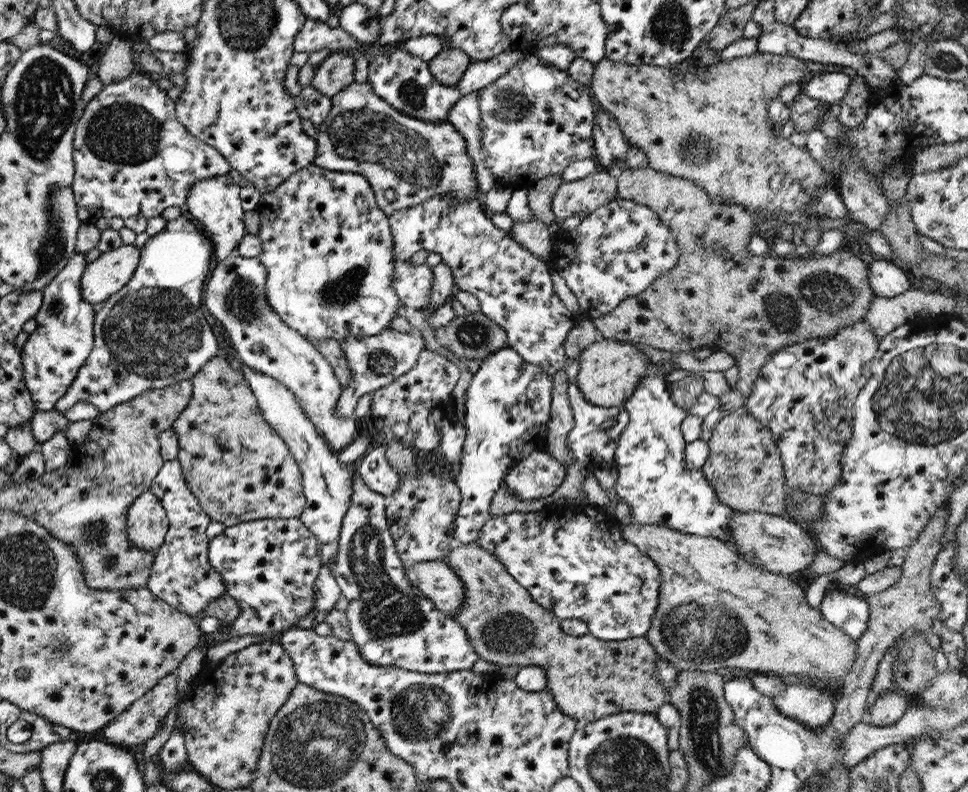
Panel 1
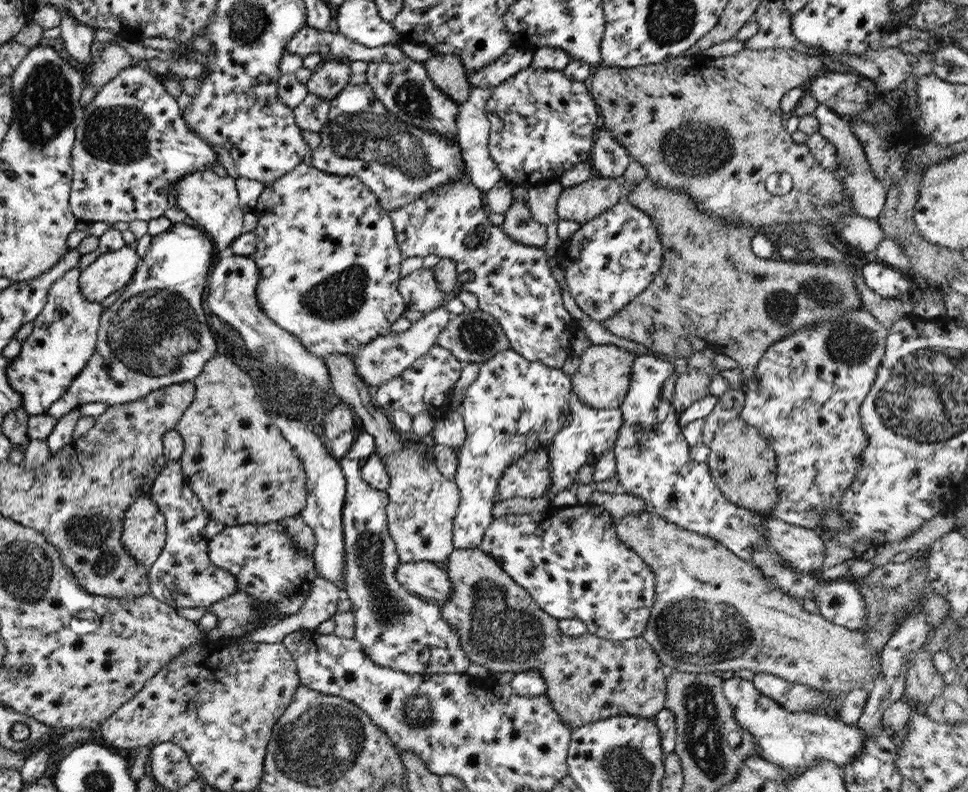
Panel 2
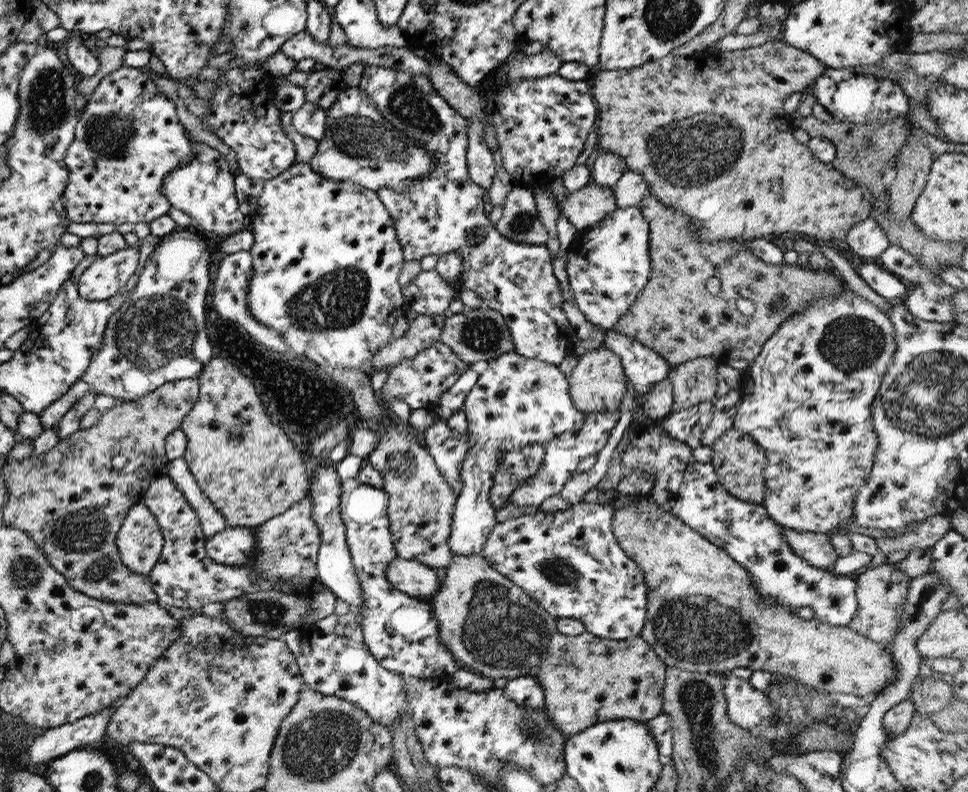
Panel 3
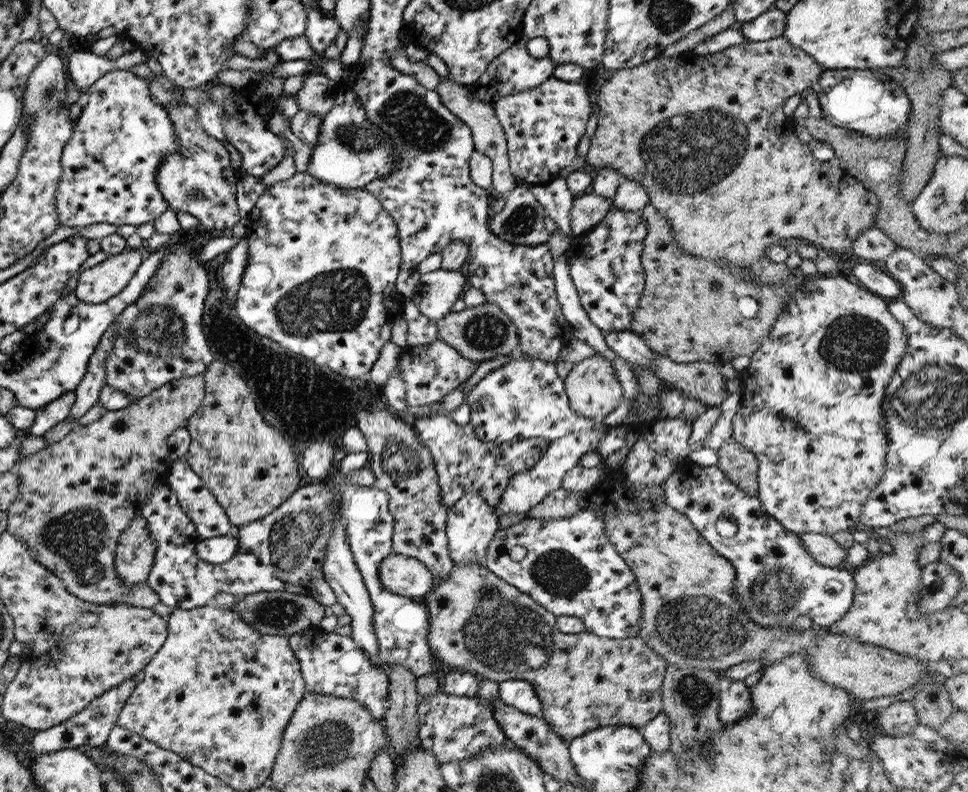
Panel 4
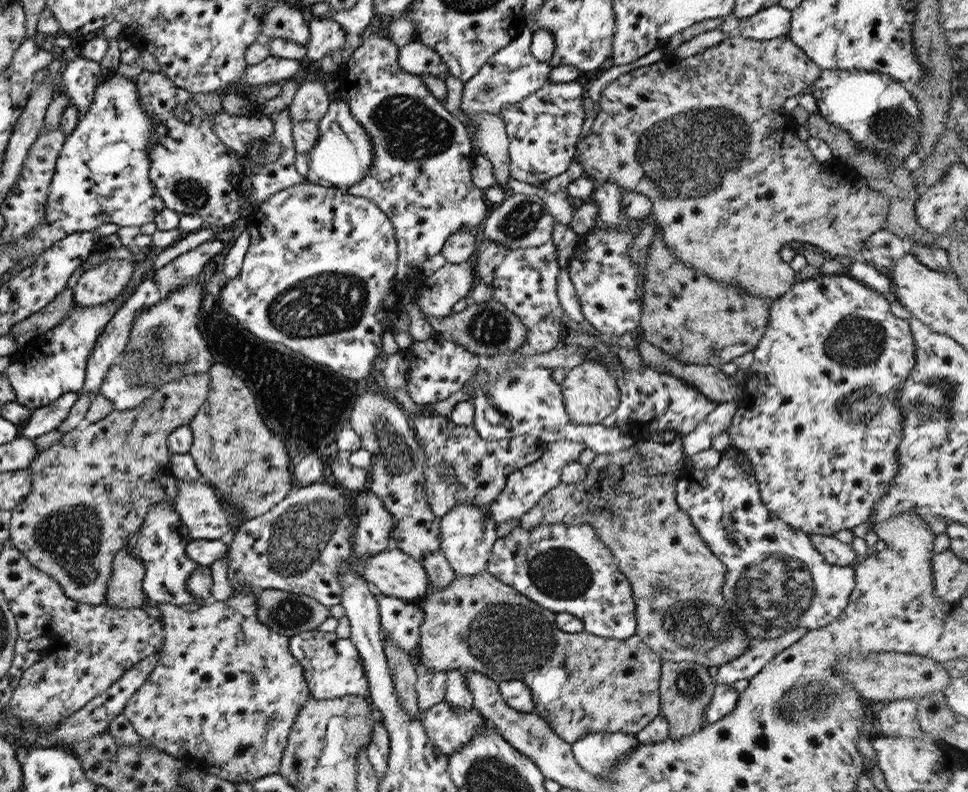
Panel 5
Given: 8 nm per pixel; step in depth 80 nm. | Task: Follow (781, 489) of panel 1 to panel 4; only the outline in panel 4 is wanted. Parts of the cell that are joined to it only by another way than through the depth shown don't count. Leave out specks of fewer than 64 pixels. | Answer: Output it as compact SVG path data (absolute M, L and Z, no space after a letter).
M730 437L714 451L715 466L747 496L757 496L757 459L742 444Z

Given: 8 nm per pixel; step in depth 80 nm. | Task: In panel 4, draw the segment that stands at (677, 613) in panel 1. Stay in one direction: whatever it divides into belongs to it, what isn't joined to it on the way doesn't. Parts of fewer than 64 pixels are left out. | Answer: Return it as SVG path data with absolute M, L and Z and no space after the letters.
M602 458L600 463L605 465L605 474L587 492L567 493L565 489L559 487L533 506L527 512L526 518L567 518L583 509L599 509L603 513L605 537L613 545L617 555L623 559L623 563L629 567L629 571L633 573L641 597L638 638L641 638L645 645L655 651L666 663L676 664L679 667L707 668L717 671L718 669L725 670L741 661L759 659L764 669L767 665L782 659L783 655L803 653L808 667L816 677L824 683L842 688L850 694L852 699L861 701L893 696L916 684L918 689L925 688L923 684L935 685L925 667L914 657L859 643L853 637L845 637L845 634L833 635L825 631L825 628L817 628L817 626L801 632L791 629L789 624L778 624L773 629L759 627L758 624L749 620L746 612L741 610L736 602L736 596L732 590L735 578L735 569L732 564L705 542L692 528L685 515L675 512L673 508L665 504L663 483L658 487L639 485L635 488L626 483L621 469L614 471L604 463L604 459Z

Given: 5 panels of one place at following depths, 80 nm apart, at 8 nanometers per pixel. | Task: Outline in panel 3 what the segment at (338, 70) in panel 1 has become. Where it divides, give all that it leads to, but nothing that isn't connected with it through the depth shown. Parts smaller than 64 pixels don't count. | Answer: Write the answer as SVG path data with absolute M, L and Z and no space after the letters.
M325 68L310 72L302 87L304 100L326 111L335 102L339 92L347 88L343 79L344 75Z

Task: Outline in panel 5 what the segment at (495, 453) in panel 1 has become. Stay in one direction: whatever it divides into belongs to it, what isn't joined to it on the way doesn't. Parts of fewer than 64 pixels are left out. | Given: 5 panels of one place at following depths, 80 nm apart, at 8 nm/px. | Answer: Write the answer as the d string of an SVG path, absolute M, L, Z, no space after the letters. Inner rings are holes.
M525 367L504 372L497 380L476 390L468 399L474 408L472 426L486 441L506 440L517 435L533 435L551 443L559 440L580 442L585 449L599 453L616 453L633 445L633 440L616 428L605 428L599 424L571 424L566 415L560 385L551 380L545 367L527 370ZM456 505L442 516L439 524L439 548L454 575L471 576L485 570L492 544L496 540L496 526L489 516L489 508L477 505Z

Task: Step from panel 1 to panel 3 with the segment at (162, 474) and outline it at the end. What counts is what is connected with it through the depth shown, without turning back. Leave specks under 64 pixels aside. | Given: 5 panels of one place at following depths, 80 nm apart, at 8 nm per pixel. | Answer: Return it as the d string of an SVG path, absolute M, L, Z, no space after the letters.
M167 474L154 480L141 500L147 511L155 516L157 527L163 537L160 559L149 571L148 581L161 607L193 608L199 610L210 602L224 602L244 592L255 592L269 588L259 584L260 578L268 582L285 582L291 588L313 594L320 592L322 582L316 576L315 558L319 548L319 528L309 518L311 497L305 494L303 500L295 502L287 512L273 516L271 520L255 525L253 558L245 566L217 566L205 555L200 537L199 521L193 506L189 505L183 493L171 482Z

